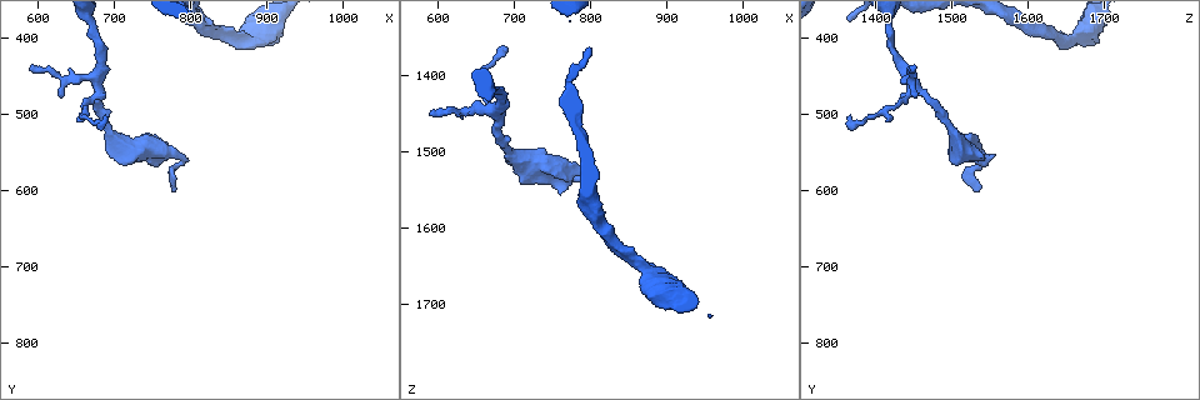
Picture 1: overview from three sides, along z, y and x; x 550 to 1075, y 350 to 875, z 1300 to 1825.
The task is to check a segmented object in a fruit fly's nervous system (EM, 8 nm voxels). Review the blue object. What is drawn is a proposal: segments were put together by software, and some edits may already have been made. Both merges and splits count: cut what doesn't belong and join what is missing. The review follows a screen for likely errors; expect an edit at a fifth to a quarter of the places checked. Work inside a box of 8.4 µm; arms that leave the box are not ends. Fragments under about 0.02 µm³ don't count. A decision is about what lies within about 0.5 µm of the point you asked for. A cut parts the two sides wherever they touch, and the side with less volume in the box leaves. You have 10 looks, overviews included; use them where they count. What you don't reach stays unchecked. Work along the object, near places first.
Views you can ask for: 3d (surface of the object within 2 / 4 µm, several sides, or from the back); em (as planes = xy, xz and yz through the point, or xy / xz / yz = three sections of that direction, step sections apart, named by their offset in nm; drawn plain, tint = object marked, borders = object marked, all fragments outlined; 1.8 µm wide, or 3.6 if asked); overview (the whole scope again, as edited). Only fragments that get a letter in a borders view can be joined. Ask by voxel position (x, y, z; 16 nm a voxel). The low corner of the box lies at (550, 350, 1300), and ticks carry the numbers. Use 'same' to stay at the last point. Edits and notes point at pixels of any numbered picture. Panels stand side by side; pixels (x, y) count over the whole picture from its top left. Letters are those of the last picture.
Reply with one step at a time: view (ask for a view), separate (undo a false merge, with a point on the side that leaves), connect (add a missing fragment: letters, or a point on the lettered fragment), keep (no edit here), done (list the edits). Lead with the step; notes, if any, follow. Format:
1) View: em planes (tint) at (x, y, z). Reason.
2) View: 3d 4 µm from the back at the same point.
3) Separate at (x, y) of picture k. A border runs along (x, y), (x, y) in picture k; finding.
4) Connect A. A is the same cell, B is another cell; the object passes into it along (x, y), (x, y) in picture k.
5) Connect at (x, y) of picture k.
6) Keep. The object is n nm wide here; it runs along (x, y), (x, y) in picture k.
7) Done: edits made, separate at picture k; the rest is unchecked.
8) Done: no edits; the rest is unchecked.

View: 3d 4 µm at (875, 400, 1655). Thick turns thin.

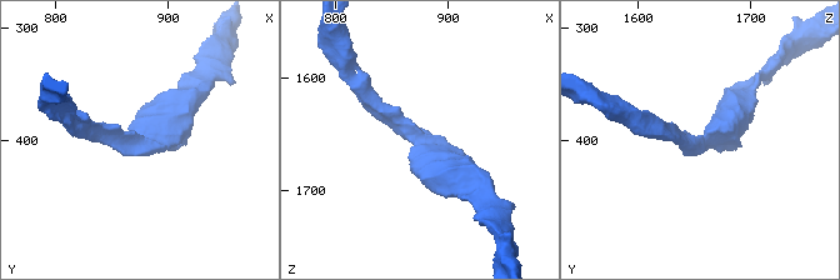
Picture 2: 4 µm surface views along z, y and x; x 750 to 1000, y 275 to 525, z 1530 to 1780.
View: em planes (borders) at (874, 400, 1654). Need the tissue.

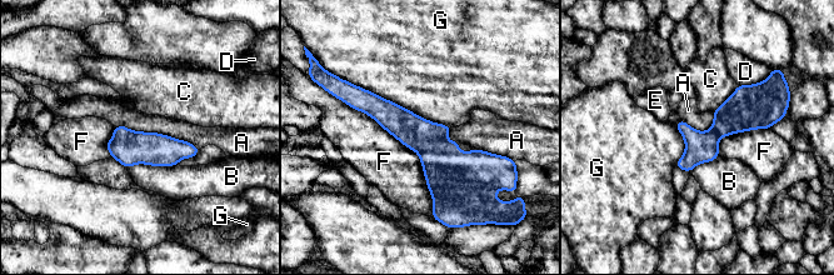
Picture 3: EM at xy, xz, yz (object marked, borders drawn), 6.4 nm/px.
Keep. A, B, C, D, E, F and G are other cells; a border runs along (115, 125), (163, 133), (199, 149) in picture 3; continuous, no second cell.

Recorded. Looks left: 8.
View: 3d 4 µm at (690, 505, 1370). Tapers out.

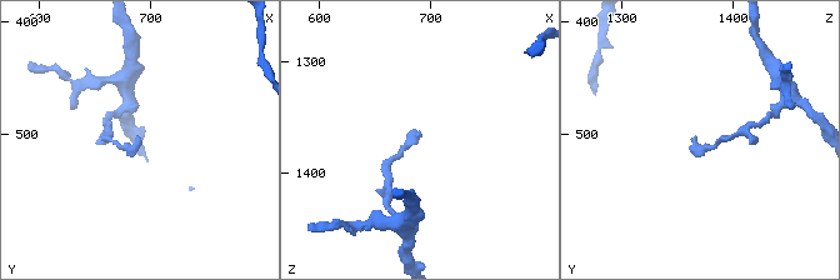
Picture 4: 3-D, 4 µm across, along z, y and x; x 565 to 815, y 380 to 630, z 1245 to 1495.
View: em planes (borders) at (688, 502, 1368). Now the EM.

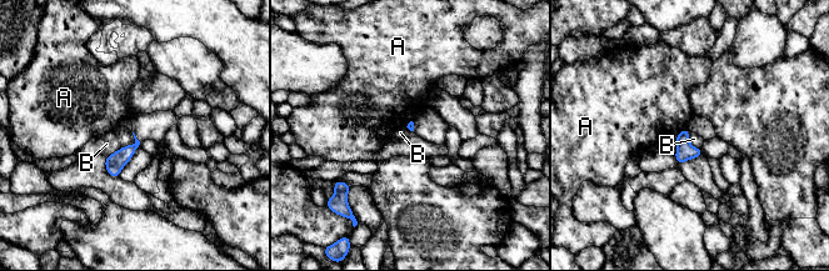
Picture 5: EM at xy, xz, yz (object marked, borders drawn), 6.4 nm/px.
Keep. A and B are other cells; no lettered fragment goes on from it.

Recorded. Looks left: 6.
View: 3d 4 µm at (780, 600, 1530). Tapers out.

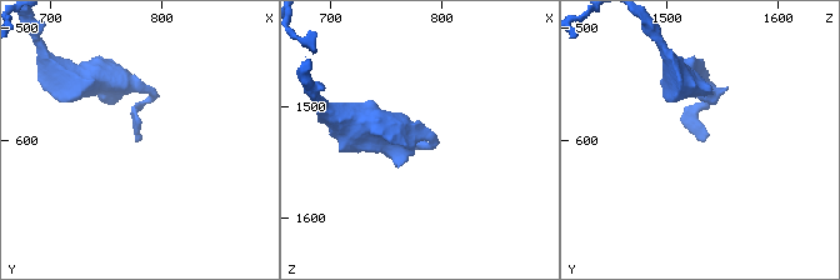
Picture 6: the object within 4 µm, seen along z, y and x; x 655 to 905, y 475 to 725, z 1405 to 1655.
View: em yz step 8 (tint) at (782, 600, 1530). Need the tissue.

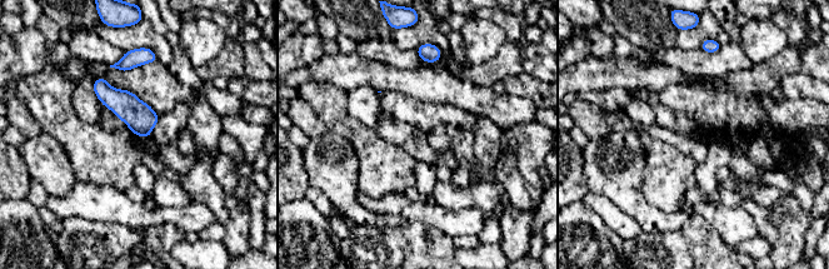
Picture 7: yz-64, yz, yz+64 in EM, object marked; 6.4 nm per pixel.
View: em planes (borders) at the same point. Another direction.

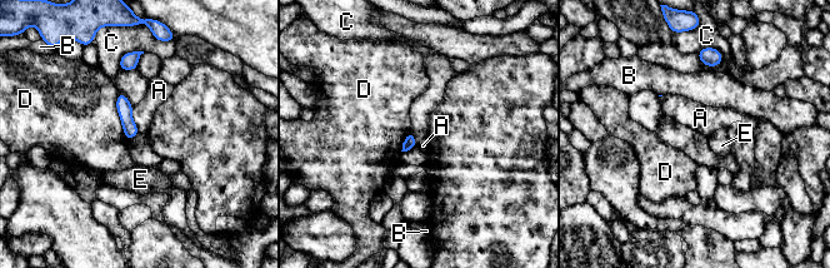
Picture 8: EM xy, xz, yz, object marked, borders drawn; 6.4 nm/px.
Keep. A, B, C, D and E are other cells; it runs along (120, 97), (129, 125), (129, 135) in picture 8; none of them fits.

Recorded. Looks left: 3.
View: em planes (borders) at (590, 440, 1450). Thin end.

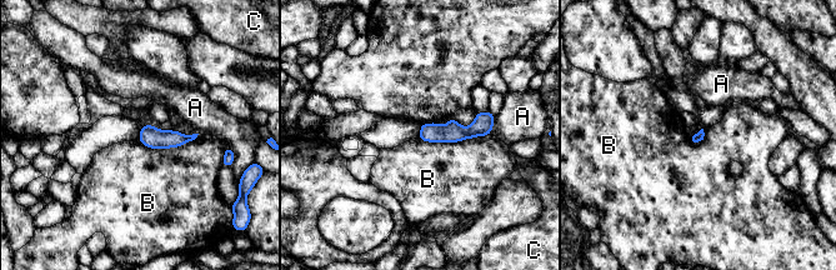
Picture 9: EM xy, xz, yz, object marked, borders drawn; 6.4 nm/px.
Keep. A, B and C are other cells; no lettered fragment goes on from it.

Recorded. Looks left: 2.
Done: no edits; the rest is unchecked.

